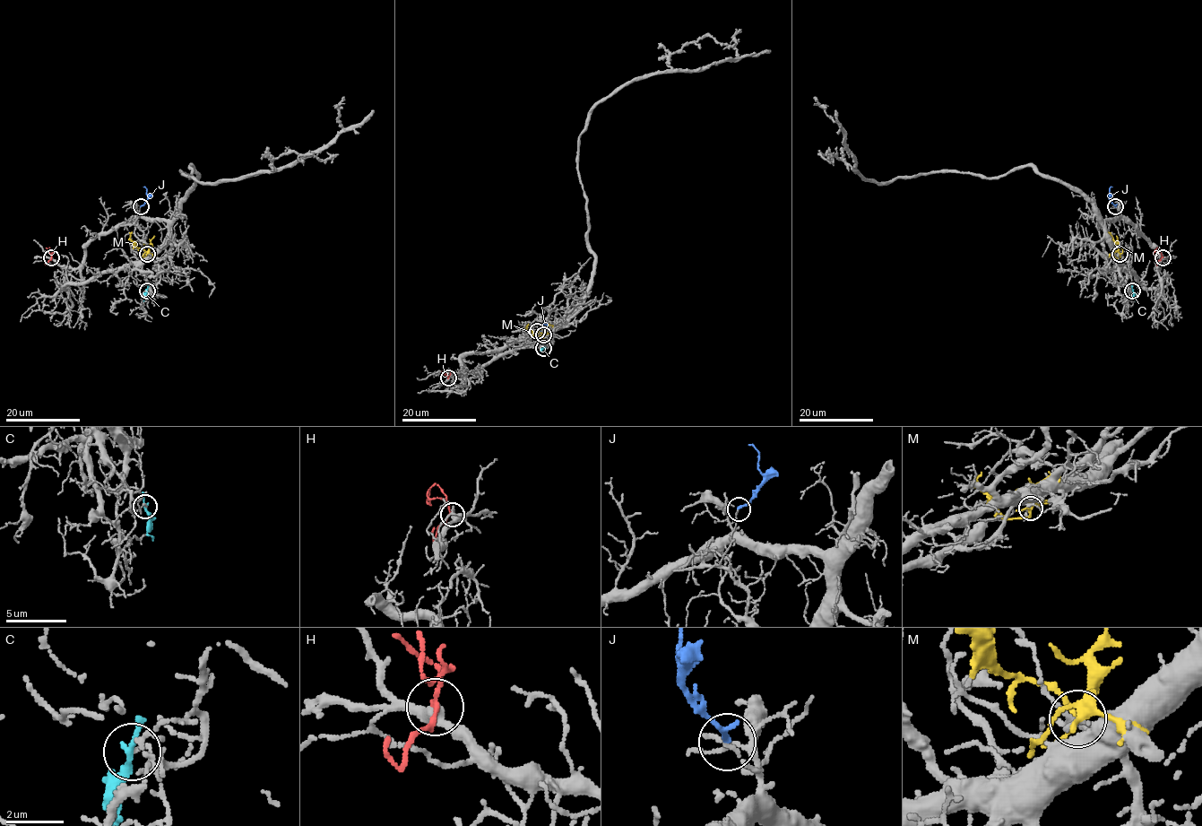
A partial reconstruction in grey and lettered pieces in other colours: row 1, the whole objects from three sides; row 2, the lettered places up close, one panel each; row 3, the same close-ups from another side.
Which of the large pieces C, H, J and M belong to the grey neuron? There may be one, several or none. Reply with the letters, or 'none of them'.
H

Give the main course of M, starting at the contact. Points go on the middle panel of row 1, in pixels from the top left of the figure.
M: (543, 335), (542, 338), (536, 338), (526, 328), (528, 324)

